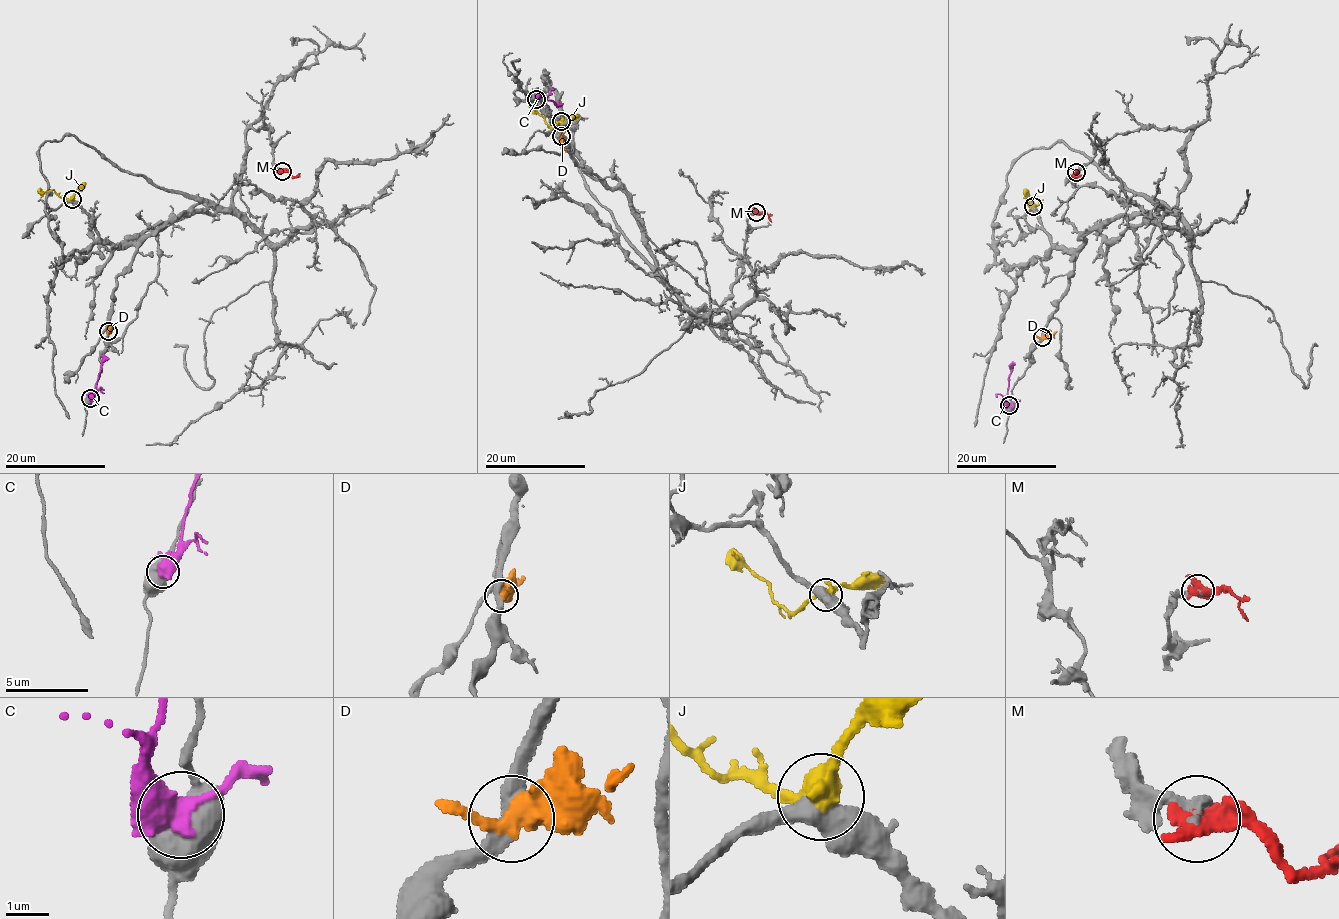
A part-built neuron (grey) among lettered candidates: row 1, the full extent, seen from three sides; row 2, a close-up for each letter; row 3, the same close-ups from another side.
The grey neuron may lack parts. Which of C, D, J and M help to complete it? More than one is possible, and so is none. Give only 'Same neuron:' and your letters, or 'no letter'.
Same neuron: M

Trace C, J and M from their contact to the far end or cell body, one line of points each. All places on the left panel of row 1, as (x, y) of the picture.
C: (90, 399), (104, 355)
J: (72, 199), (52, 190), (37, 190)
M: (282, 171), (288, 171), (293, 176), (300, 174)

